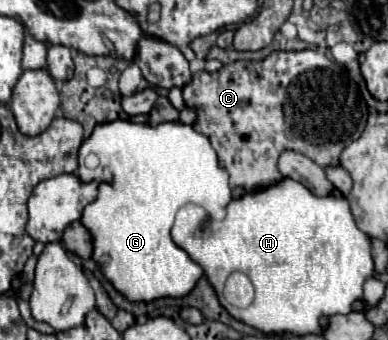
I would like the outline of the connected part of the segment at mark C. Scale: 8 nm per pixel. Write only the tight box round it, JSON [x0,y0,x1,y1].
[183,52,367,190]

